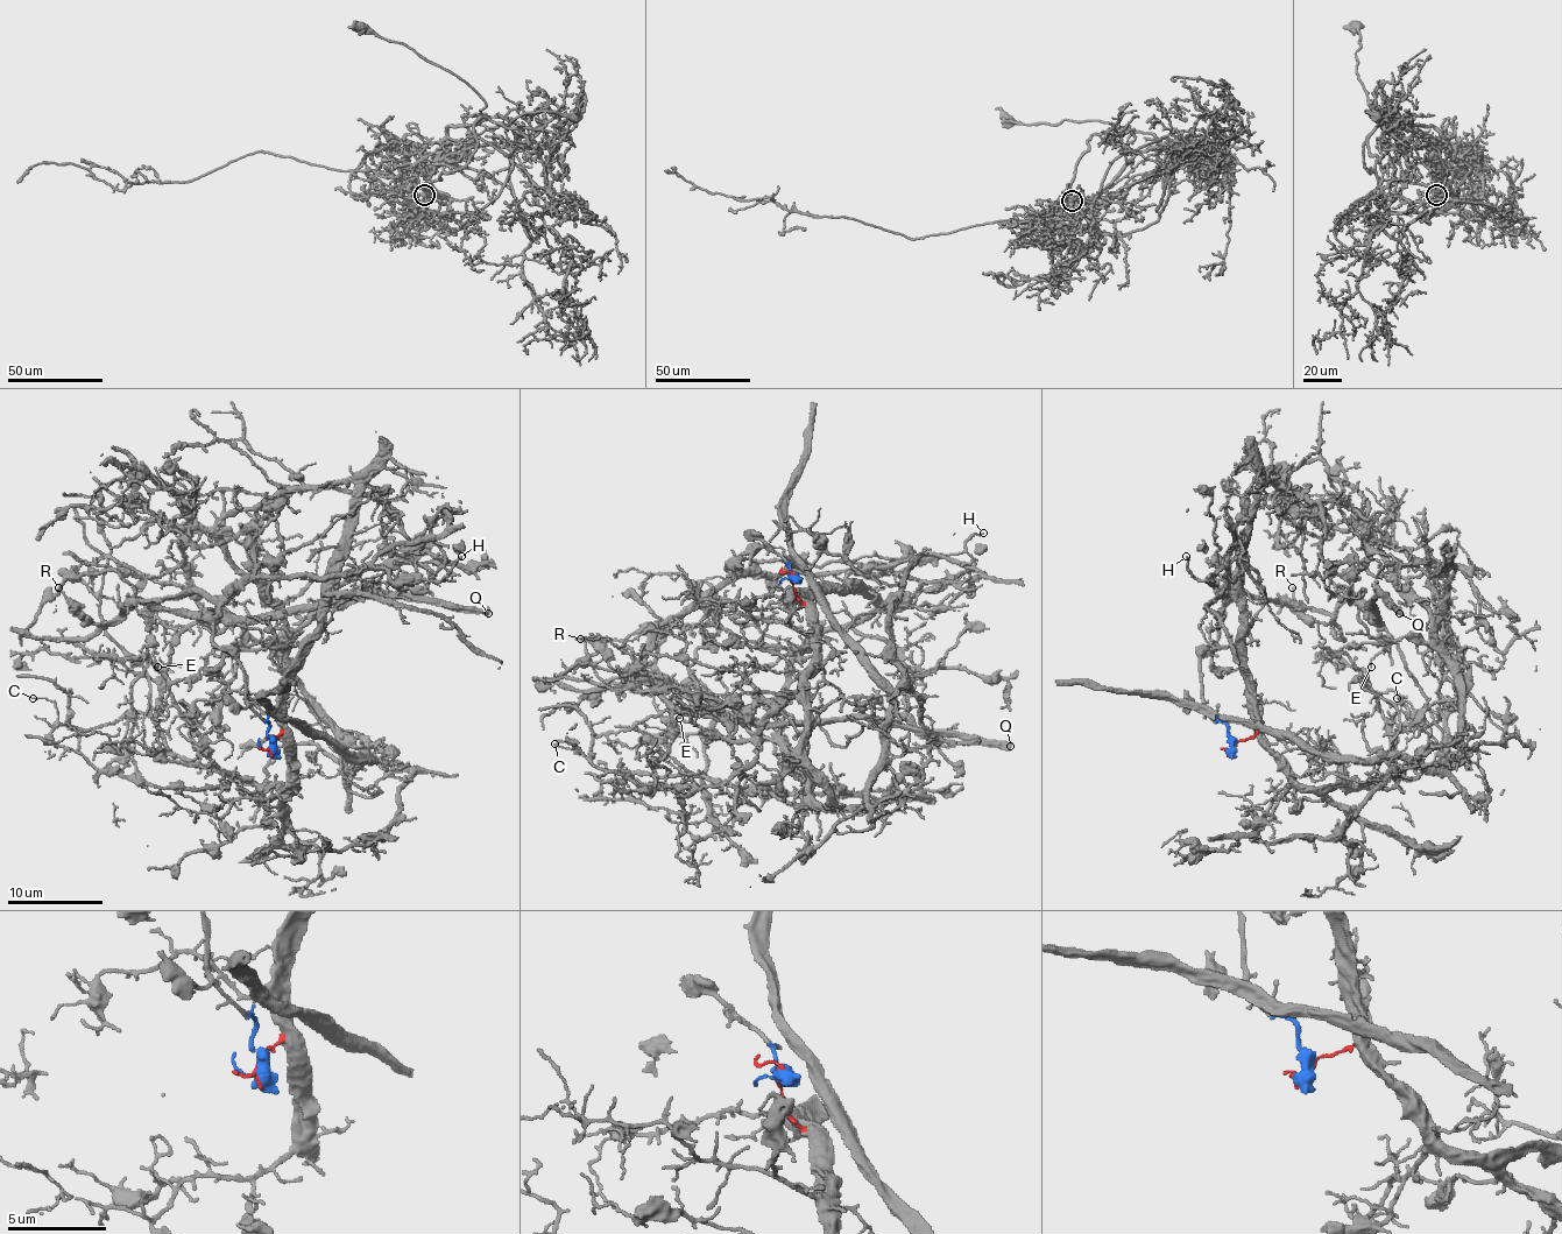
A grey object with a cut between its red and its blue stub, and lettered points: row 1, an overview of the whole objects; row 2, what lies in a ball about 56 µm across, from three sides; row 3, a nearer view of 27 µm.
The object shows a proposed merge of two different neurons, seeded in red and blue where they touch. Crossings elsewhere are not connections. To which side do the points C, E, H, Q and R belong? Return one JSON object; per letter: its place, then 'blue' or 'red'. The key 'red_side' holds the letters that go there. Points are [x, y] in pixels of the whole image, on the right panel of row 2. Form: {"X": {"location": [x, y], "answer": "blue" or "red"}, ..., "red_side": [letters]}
{"C": {"location": [1397, 698], "answer": "red"}, "E": {"location": [1371, 667], "answer": "blue"}, "H": {"location": [1186, 556], "answer": "blue"}, "Q": {"location": [1399, 613], "answer": "blue"}, "R": {"location": [1292, 587], "answer": "blue"}, "red_side": ["C"]}

